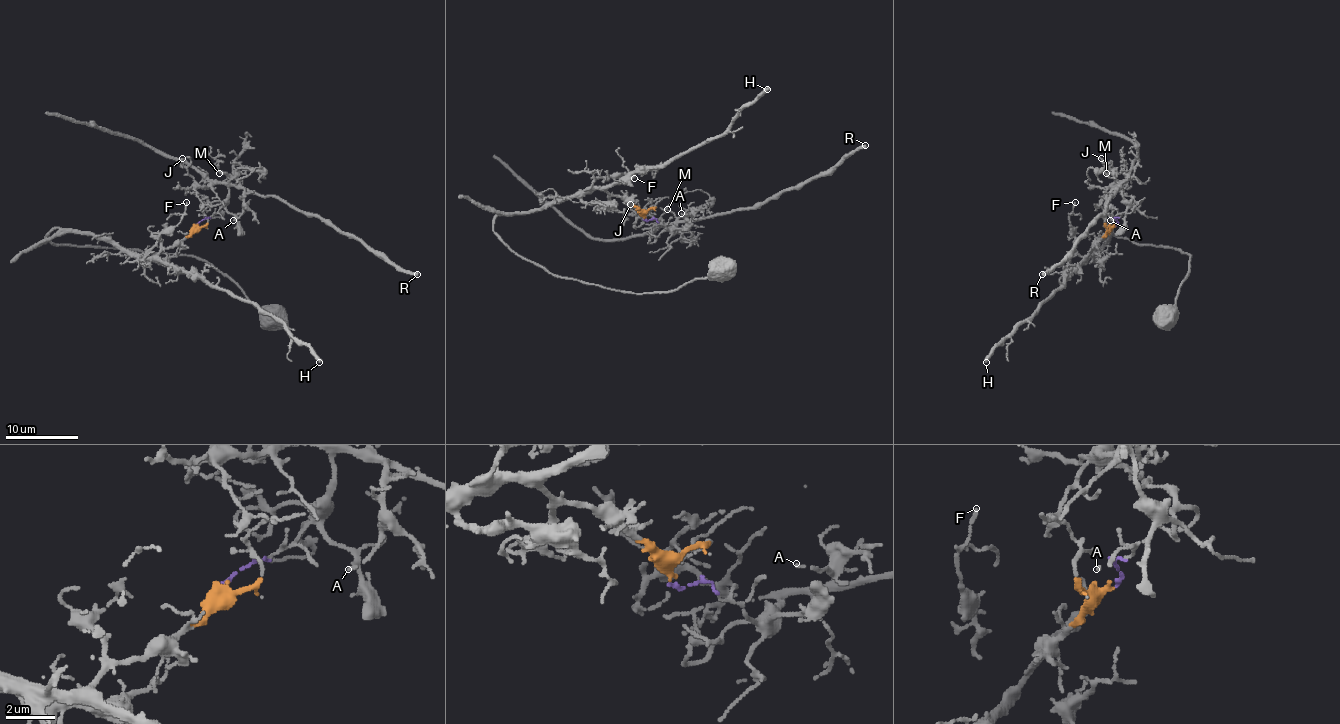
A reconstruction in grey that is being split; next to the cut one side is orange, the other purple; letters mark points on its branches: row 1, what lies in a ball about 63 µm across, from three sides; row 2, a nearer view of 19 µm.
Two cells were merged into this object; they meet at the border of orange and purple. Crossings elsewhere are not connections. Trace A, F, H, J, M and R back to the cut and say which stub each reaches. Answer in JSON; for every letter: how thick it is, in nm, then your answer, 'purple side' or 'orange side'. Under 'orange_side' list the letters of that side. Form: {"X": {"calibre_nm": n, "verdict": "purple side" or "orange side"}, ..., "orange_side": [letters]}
{"A": {"calibre_nm": 50, "verdict": "purple side"}, "F": {"calibre_nm": 130, "verdict": "orange side"}, "H": {"calibre_nm": 380, "verdict": "orange side"}, "J": {"calibre_nm": 140, "verdict": "purple side"}, "M": {"calibre_nm": 130, "verdict": "purple side"}, "R": {"calibre_nm": 360, "verdict": "purple side"}, "orange_side": ["F", "H"]}

